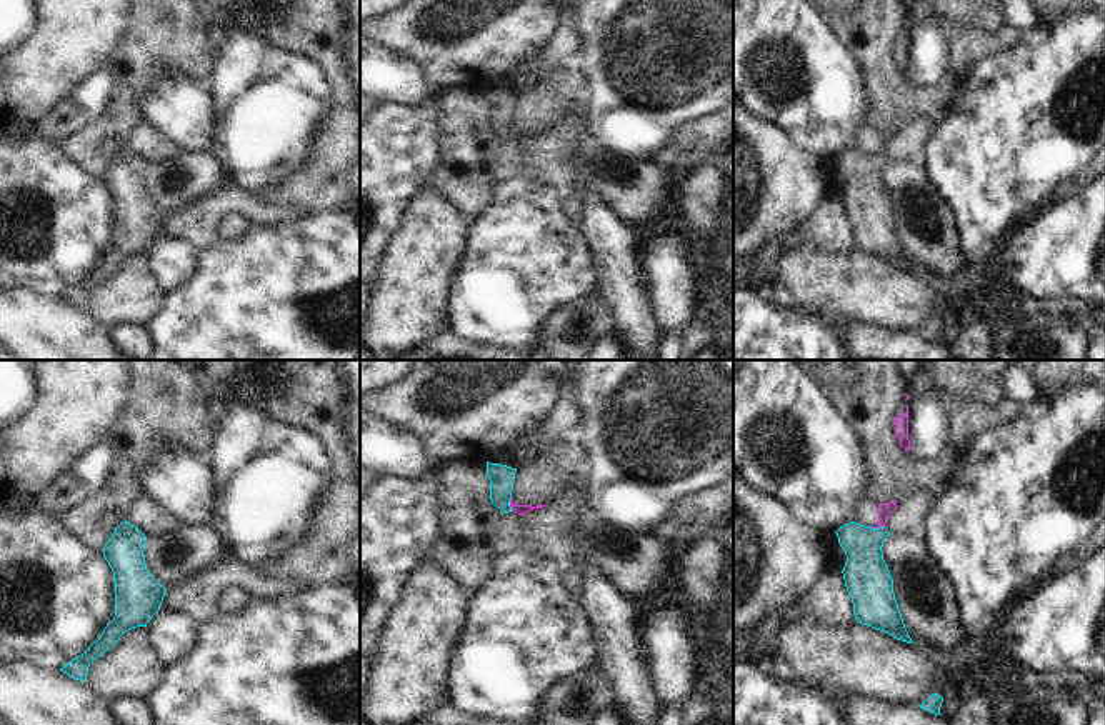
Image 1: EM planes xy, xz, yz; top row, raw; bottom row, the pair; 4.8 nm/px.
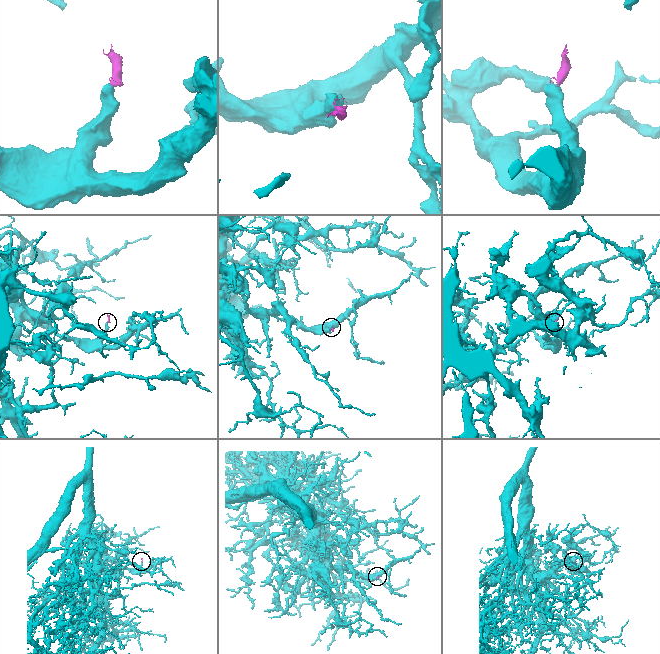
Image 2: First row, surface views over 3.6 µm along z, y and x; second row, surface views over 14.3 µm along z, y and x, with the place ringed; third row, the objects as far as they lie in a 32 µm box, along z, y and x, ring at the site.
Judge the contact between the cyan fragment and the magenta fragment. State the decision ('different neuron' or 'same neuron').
different neuron

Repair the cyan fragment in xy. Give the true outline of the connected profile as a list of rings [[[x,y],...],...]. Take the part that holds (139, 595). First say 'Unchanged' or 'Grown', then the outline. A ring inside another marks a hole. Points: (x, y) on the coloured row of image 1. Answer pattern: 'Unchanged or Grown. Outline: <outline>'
Unchanged. Outline: [[[122,522],[103,547],[103,557],[113,572],[115,617],[82,655],[60,672],[85,682],[93,660],[110,650],[120,637],[137,627],[147,627],[160,610],[167,588],[147,570],[143,550],[147,537],[130,522]]]

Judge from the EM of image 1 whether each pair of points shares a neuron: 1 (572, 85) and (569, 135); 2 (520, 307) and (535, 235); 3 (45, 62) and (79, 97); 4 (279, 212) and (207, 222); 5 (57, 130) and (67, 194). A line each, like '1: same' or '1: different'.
1: different
2: same
3: different
4: same
5: different

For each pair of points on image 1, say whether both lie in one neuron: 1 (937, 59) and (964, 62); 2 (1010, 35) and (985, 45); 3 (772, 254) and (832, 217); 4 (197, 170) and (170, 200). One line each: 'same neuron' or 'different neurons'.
1: different neurons
2: same neuron
3: same neuron
4: same neuron

